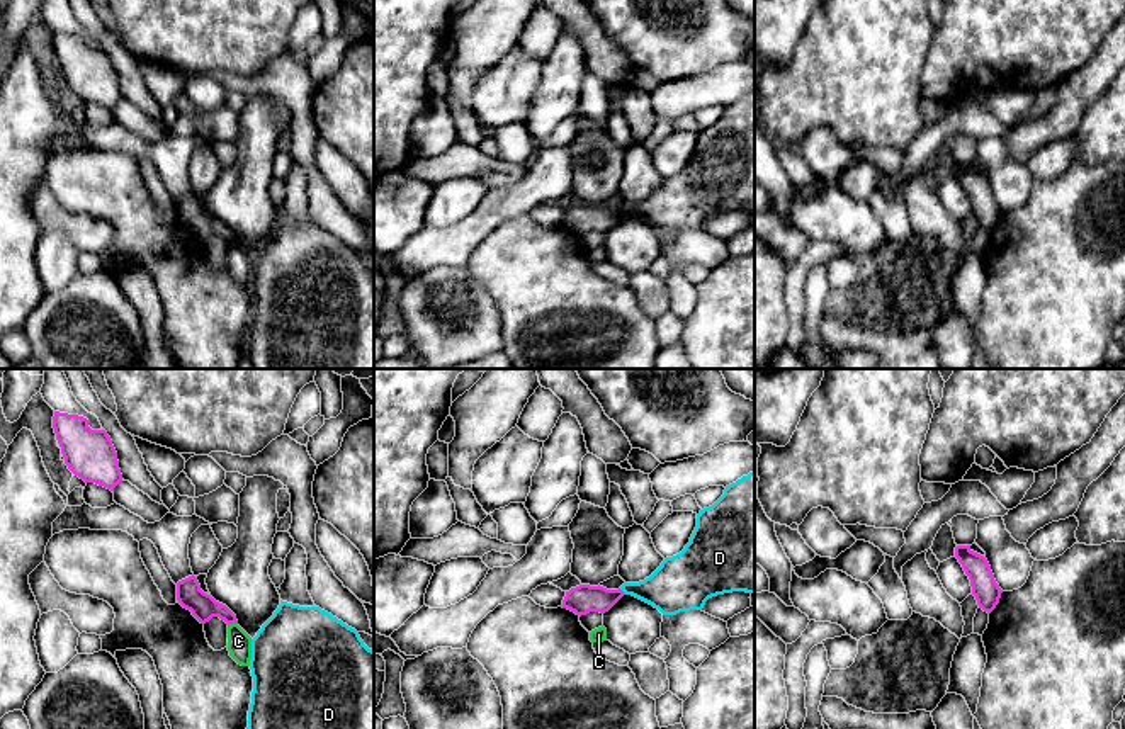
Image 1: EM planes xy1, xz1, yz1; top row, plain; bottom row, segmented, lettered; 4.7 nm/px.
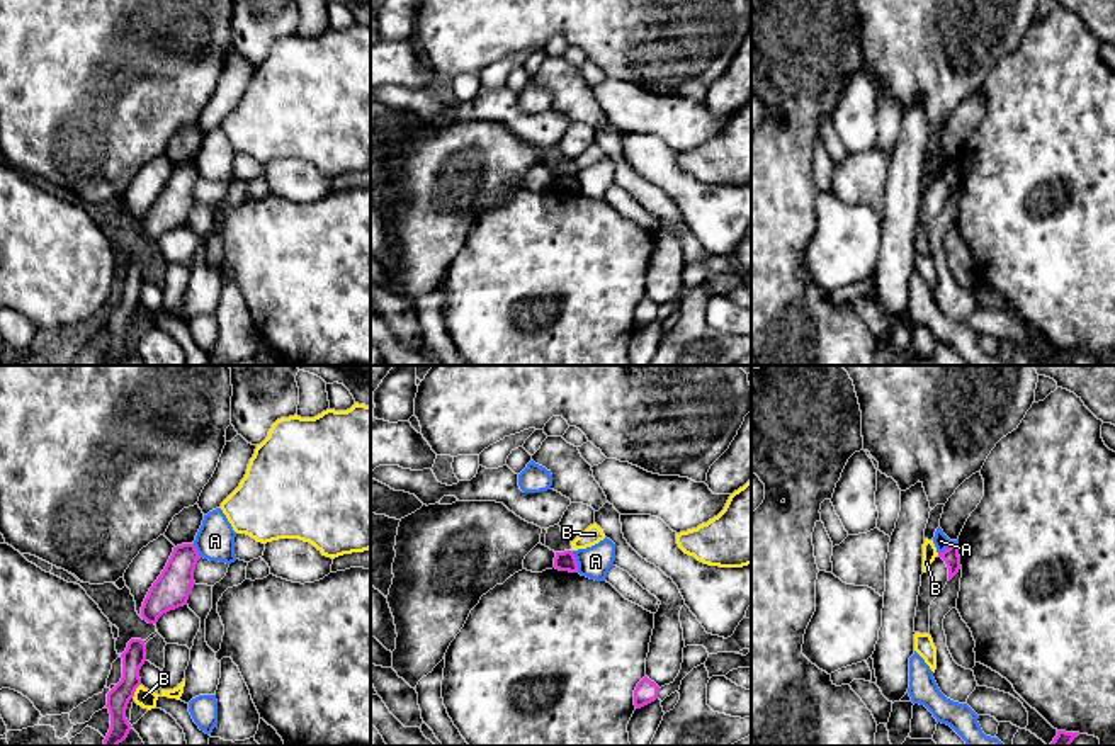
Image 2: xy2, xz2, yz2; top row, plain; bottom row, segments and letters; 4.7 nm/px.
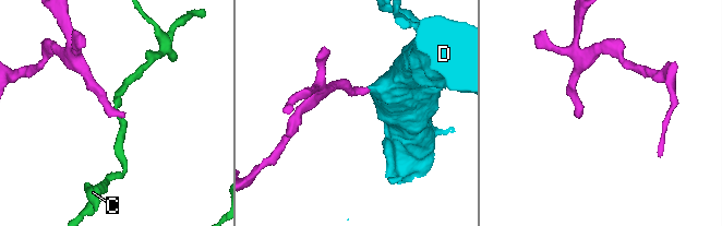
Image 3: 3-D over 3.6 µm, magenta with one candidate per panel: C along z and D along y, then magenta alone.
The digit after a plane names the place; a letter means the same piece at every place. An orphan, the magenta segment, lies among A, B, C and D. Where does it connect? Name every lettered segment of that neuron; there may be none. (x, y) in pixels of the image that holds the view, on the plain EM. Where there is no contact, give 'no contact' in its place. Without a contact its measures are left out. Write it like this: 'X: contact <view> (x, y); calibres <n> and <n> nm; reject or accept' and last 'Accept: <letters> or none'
A: contact xz2 (575, 180); calibres 100 and 150 nm; reject
B: contact xy2 (135, 310); calibres 110 and 90 nm; reject
C: contact xy1 (231, 242); calibres 120 and 110 nm; reject
D: contact xz1 (621, 209); calibres 140 and 240 nm; accept
Accept: D

